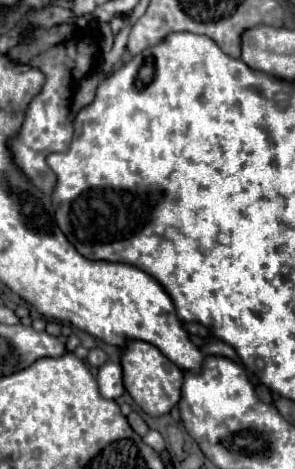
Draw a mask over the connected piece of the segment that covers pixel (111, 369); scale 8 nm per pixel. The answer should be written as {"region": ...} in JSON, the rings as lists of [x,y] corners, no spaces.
{"region":[[[106,362],[98,370],[98,390],[104,398],[118,398],[124,392],[122,384],[122,366],[116,362]]]}

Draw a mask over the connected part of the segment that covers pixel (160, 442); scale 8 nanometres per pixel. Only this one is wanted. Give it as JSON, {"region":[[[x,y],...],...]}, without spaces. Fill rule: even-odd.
{"region":[[[150,430],[146,436],[144,436],[144,442],[148,444],[148,446],[152,446],[156,452],[162,452],[164,450],[164,438],[162,438],[162,434],[158,432],[158,430]]]}

